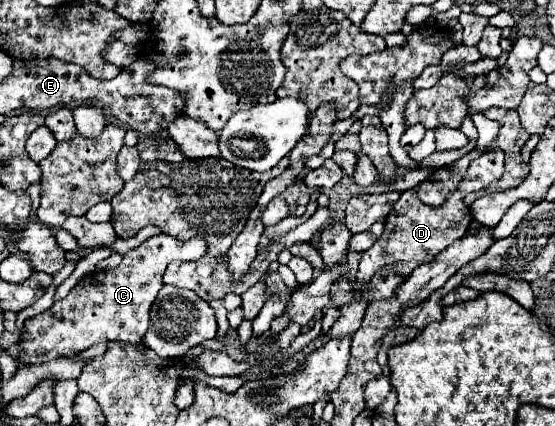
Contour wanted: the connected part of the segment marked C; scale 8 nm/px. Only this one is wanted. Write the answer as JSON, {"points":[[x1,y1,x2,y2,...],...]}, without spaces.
{"points":[[168,234,148,238,138,248,126,252,120,266,84,276,64,300,54,302,52,308,34,316,26,324,28,338,20,350,20,360,28,364,42,364,58,356,74,356,108,340,142,340,150,322,150,306,162,288,162,274,168,262,200,260,204,254,206,242,202,238,192,238,188,242,180,242]]}

